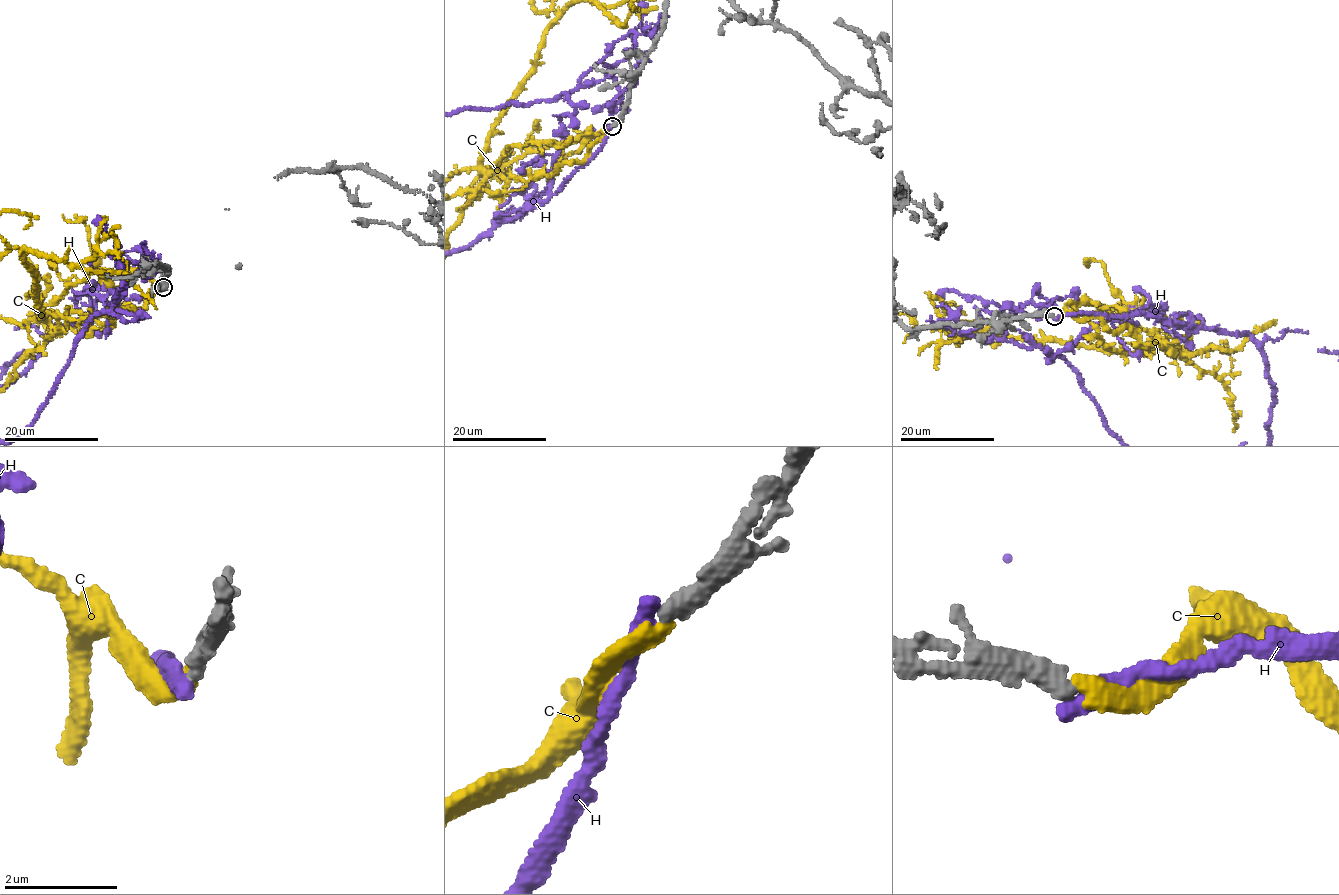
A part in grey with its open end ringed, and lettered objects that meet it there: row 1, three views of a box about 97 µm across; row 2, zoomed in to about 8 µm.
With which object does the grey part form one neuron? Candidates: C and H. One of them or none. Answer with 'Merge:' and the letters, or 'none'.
Merge: C

